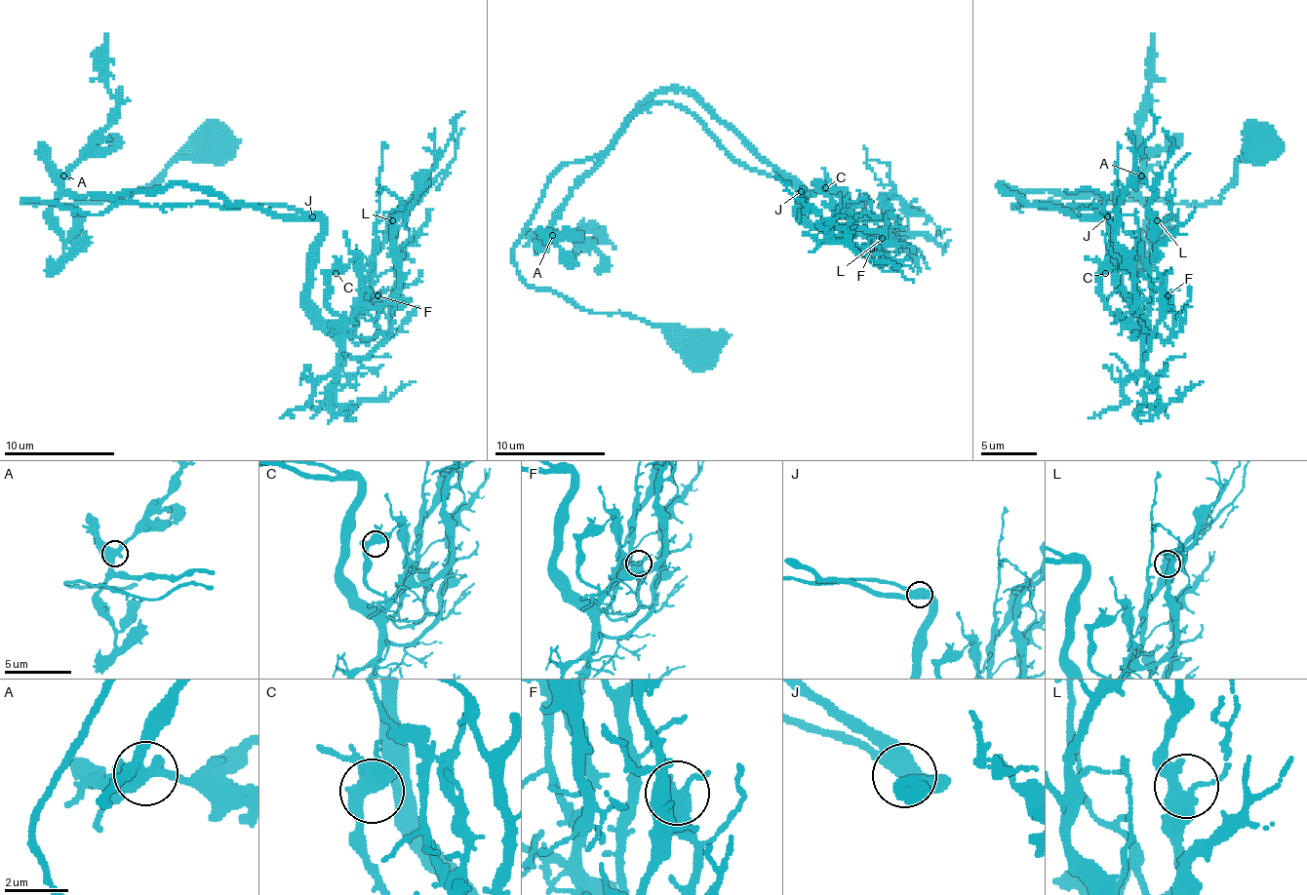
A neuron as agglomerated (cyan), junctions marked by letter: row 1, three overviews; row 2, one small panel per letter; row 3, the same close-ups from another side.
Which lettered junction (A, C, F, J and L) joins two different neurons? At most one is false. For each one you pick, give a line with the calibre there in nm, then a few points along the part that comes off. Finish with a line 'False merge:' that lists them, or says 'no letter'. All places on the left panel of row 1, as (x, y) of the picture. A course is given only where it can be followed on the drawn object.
False merge: no letter

